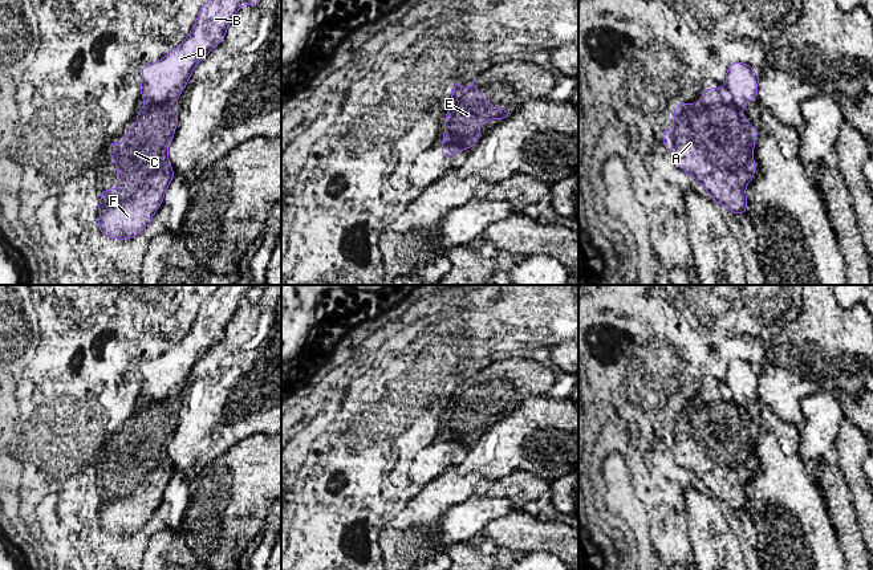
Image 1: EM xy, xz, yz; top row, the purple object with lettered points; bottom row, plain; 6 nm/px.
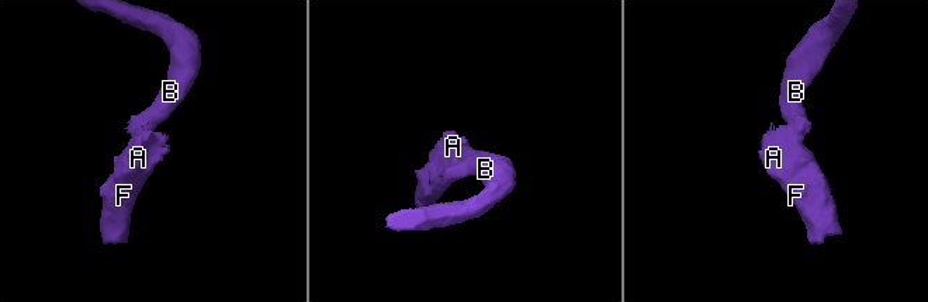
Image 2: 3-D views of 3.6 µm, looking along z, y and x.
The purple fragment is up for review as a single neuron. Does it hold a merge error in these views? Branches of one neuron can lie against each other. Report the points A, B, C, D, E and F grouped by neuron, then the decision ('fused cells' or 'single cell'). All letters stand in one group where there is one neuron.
A C E F / B D; fused cells

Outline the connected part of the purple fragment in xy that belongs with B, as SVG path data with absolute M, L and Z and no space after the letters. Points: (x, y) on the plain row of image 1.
M219 285L218 289L200 305L198 315L184 338L153 361L142 365L141 392L145 400L176 399L186 384L195 363L220 341L226 329L243 301L259 301L265 285Z

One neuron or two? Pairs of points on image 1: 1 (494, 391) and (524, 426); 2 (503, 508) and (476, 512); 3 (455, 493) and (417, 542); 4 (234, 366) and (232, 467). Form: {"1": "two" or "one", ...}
{"1": "two", "2": "one", "3": "one", "4": "two"}

